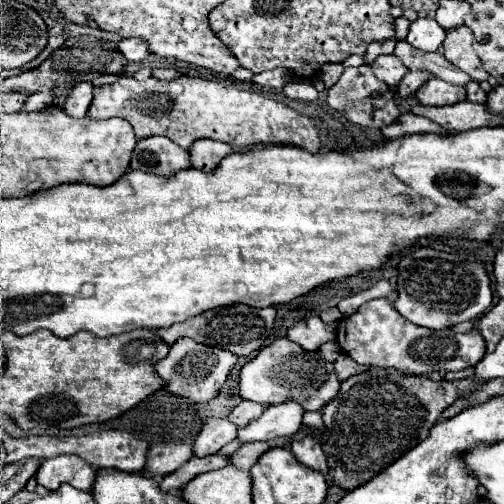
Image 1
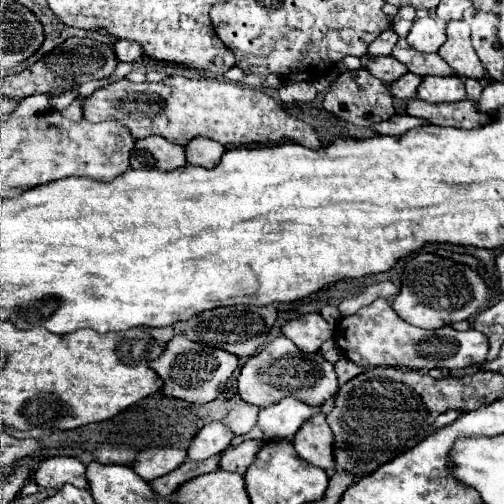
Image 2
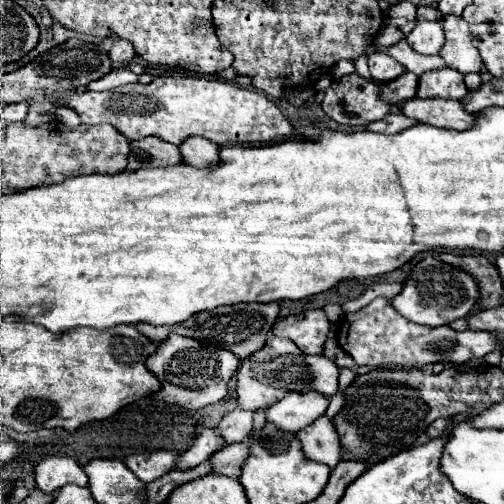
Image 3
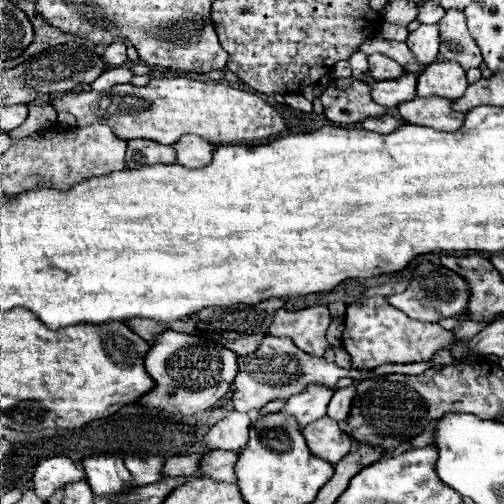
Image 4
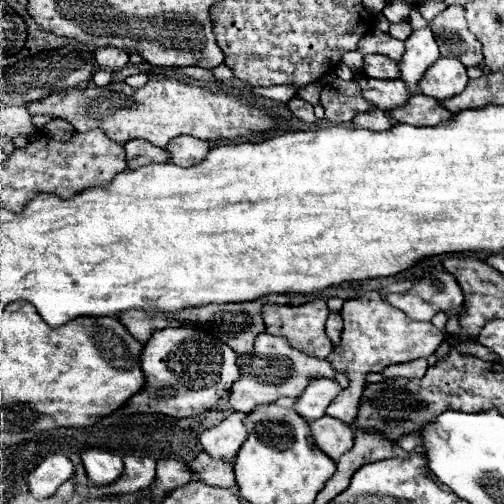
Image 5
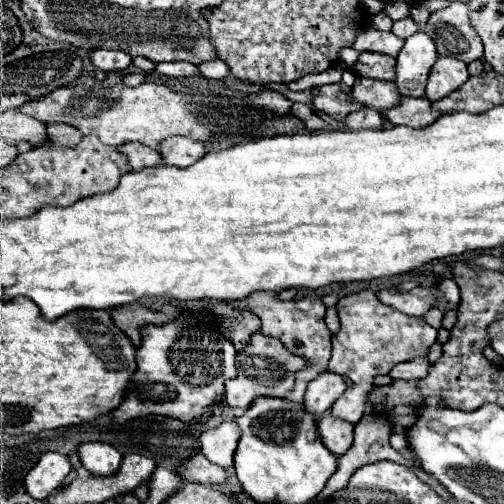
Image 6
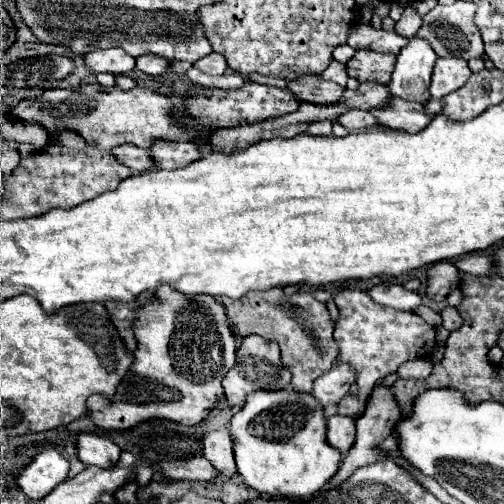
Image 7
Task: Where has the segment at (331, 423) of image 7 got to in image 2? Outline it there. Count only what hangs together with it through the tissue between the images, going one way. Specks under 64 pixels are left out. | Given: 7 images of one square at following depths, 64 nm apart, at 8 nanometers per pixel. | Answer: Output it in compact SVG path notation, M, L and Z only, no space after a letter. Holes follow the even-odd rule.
M318 412L304 426L296 432L292 444L296 454L312 466L322 470L334 472L334 458L332 458L332 432L326 424L326 414Z

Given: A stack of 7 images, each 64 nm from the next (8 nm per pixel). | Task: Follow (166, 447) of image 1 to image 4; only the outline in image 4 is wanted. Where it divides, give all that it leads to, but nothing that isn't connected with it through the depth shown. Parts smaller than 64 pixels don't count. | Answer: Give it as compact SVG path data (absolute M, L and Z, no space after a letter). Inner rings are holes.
M128 456L124 460L136 486L146 486L146 484L158 482L162 476L162 470L164 470L164 462L166 462L166 456L148 456L148 458L146 456Z

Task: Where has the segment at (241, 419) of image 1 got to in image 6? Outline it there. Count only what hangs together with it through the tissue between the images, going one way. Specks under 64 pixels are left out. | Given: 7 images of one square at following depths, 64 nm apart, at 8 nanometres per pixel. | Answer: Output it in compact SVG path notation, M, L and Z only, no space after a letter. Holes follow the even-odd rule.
M230 418L220 426L202 432L200 436L202 454L222 468L230 468L234 464L234 450L238 442L240 442L240 428L236 424L236 418Z

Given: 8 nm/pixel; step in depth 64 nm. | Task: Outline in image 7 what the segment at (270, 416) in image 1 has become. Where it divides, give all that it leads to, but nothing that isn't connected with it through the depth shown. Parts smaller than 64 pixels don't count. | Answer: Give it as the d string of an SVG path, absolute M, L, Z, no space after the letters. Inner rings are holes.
M334 364L334 368L330 368L314 382L310 394L322 408L328 408L332 404L338 404L350 392L350 384L354 382L354 378L356 374L348 364Z

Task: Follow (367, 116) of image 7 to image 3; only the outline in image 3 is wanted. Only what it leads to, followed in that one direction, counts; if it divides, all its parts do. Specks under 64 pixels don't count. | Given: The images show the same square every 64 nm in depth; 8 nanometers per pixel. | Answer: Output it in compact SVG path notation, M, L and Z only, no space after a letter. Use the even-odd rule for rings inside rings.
M388 114L384 120L372 122L366 128L372 132L380 132L380 134L398 134L398 132L404 132L406 128L410 128L414 124L416 124L416 120L410 120L404 114Z

